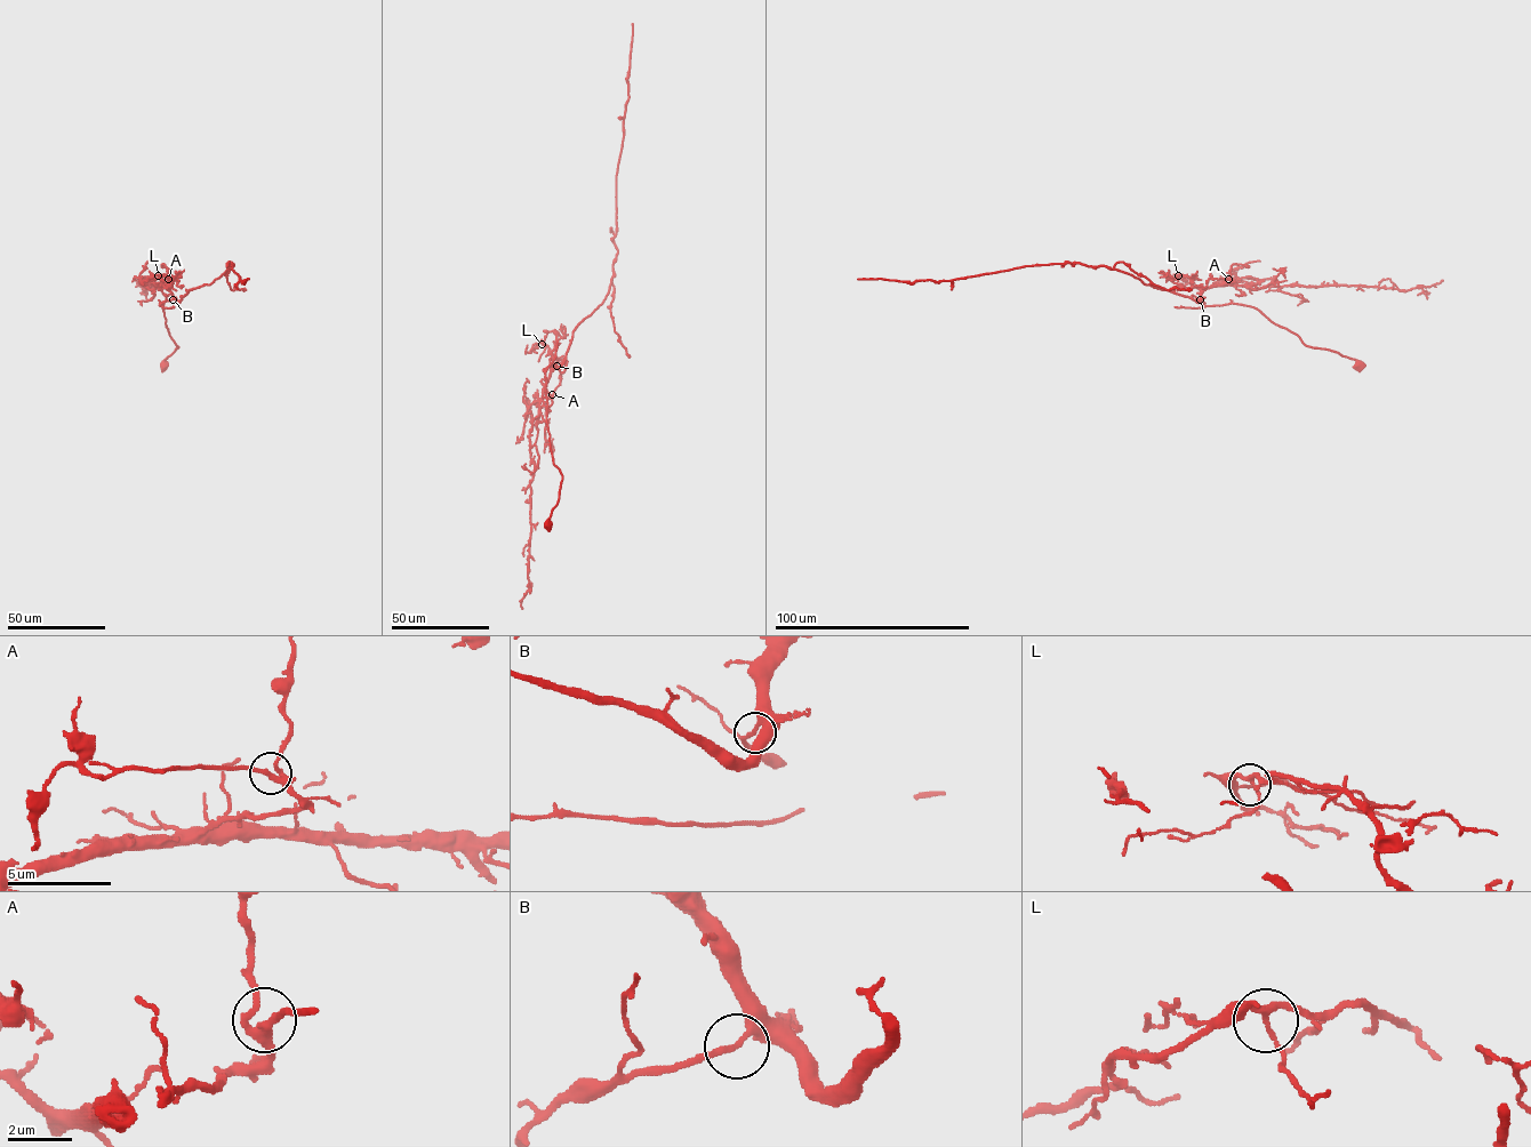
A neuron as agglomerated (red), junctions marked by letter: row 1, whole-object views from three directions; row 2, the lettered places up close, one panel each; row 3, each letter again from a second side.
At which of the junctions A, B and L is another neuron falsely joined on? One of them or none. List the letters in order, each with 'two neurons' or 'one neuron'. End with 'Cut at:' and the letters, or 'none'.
A: one neuron
B: one neuron
L: one neuron
Cut at: none

